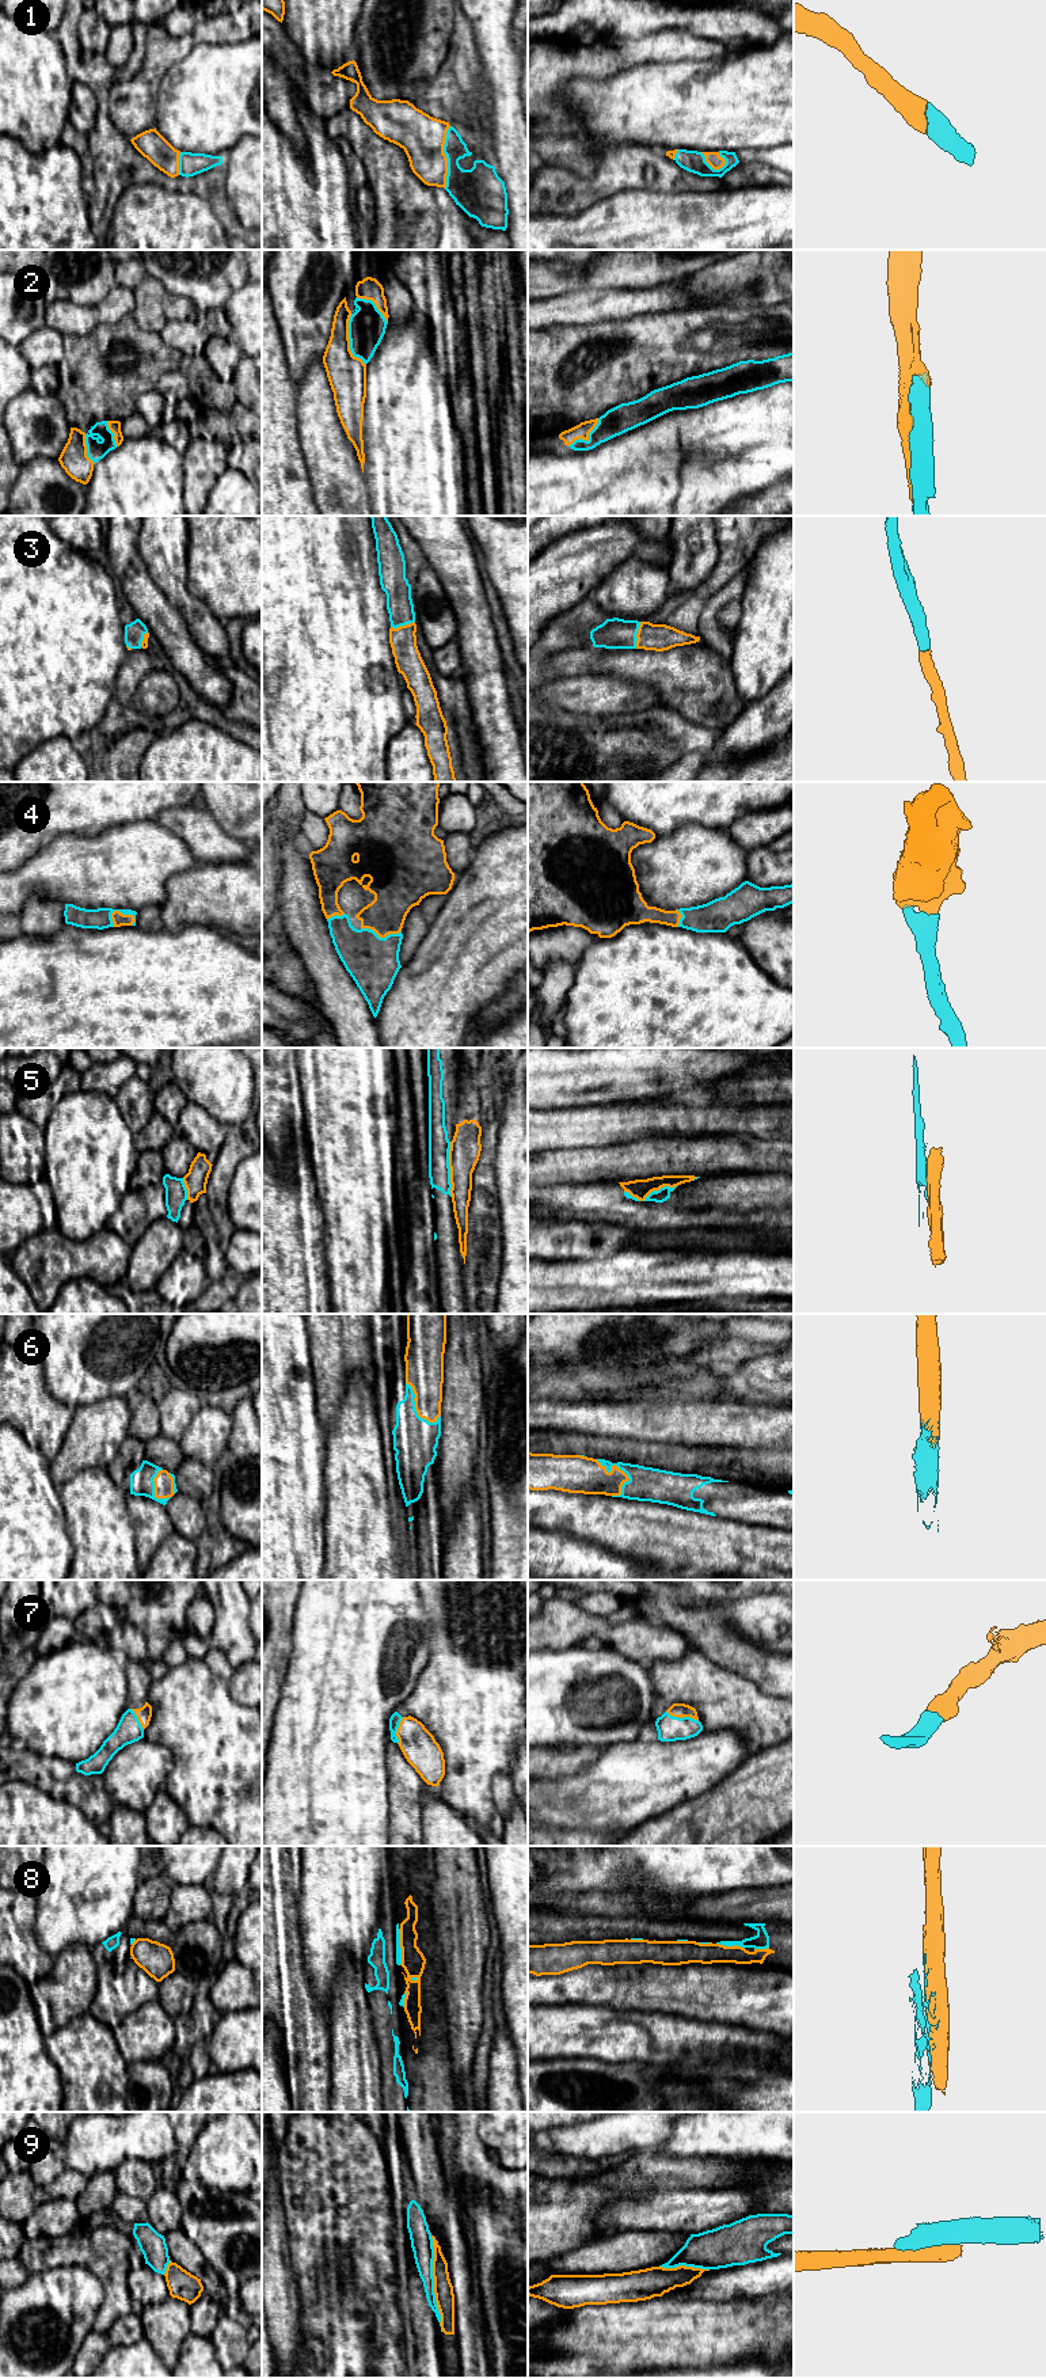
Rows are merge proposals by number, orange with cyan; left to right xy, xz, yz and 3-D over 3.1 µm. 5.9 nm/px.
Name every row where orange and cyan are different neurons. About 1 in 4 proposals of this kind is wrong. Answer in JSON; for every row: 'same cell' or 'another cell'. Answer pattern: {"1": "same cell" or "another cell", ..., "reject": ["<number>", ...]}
{"1": "same cell", "2": "same cell", "3": "same cell", "4": "same cell", "5": "another cell", "6": "same cell", "7": "same cell", "8": "another cell", "9": "another cell", "reject": ["5", "8", "9"]}

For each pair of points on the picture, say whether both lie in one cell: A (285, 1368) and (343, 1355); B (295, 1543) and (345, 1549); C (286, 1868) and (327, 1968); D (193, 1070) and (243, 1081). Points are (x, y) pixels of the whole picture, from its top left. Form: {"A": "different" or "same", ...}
{"A": "different", "B": "different", "C": "different", "D": "same"}

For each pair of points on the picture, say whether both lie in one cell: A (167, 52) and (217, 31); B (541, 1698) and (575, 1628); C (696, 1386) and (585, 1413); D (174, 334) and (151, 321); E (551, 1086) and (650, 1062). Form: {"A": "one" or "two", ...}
{"A": "one", "B": "two", "C": "two", "D": "two", "E": "one"}

